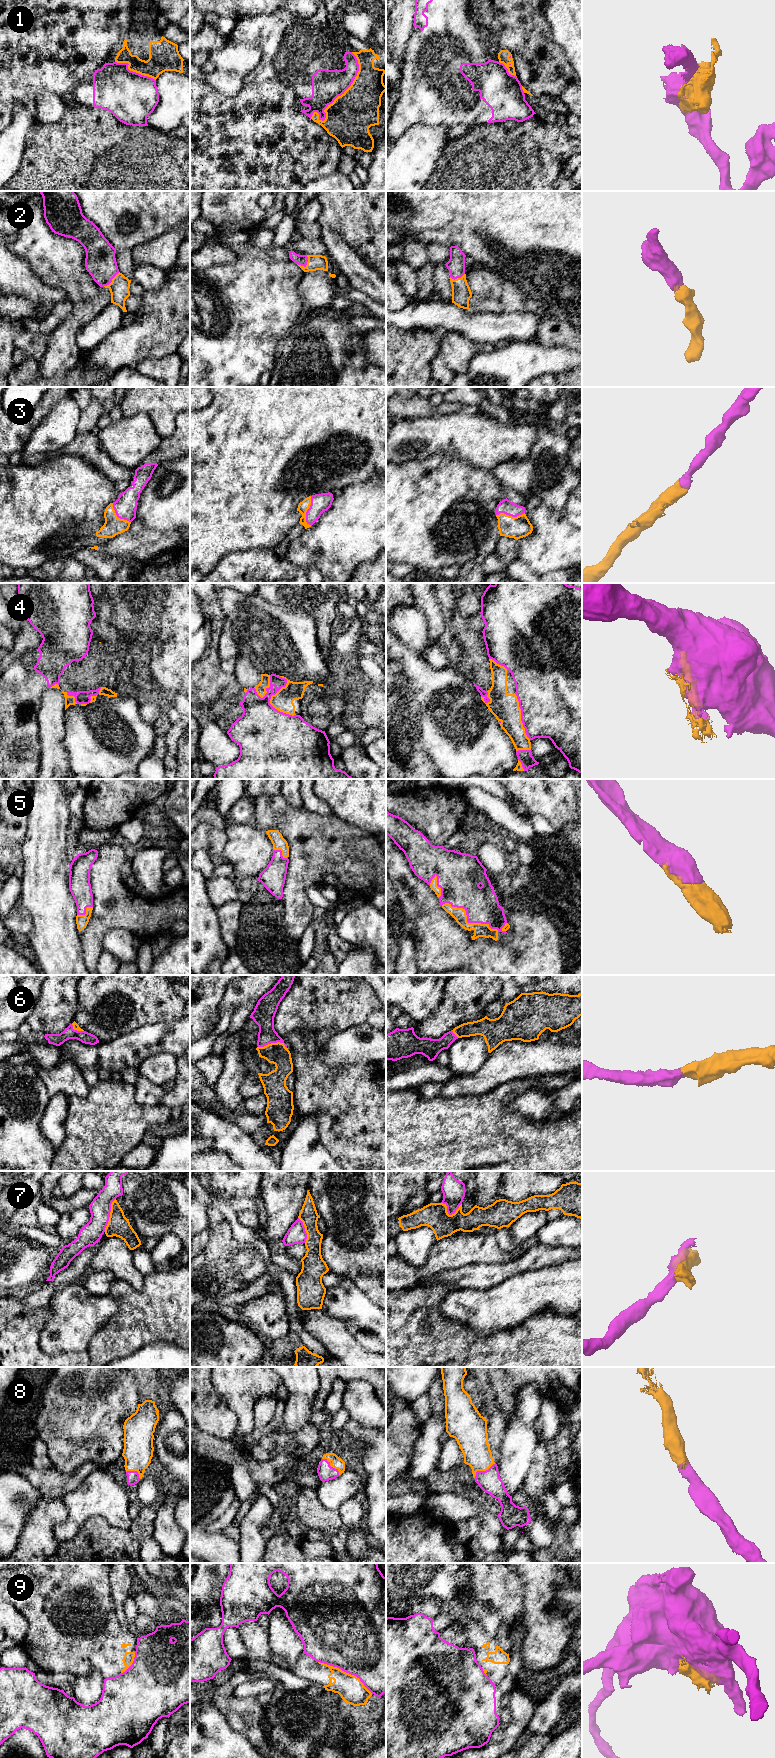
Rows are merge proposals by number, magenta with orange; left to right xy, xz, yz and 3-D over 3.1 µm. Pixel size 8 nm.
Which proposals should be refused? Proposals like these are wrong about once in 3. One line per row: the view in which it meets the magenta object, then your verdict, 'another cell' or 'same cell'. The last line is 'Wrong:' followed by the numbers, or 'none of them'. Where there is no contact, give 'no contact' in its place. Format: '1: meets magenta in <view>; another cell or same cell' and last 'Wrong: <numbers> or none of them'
1: meets magenta in xz; another cell
2: meets magenta in xz; same cell
3: meets magenta in xz; same cell
4: meets magenta in xz; another cell
5: meets magenta in yz; same cell
6: meets magenta in xz; same cell
7: meets magenta in xy; another cell
8: meets magenta in xz; same cell
9: meets magenta in xz; another cell
Wrong: 1, 4, 7, 9

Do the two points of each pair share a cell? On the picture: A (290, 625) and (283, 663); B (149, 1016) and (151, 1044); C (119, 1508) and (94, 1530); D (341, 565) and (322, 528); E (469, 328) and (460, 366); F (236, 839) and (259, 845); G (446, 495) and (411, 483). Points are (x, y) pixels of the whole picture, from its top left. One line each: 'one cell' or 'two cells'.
A: one cell
B: two cells
C: two cells
D: one cell
E: two cells
F: one cell
G: one cell

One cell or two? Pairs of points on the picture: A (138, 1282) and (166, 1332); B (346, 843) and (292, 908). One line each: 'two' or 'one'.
A: two
B: one

